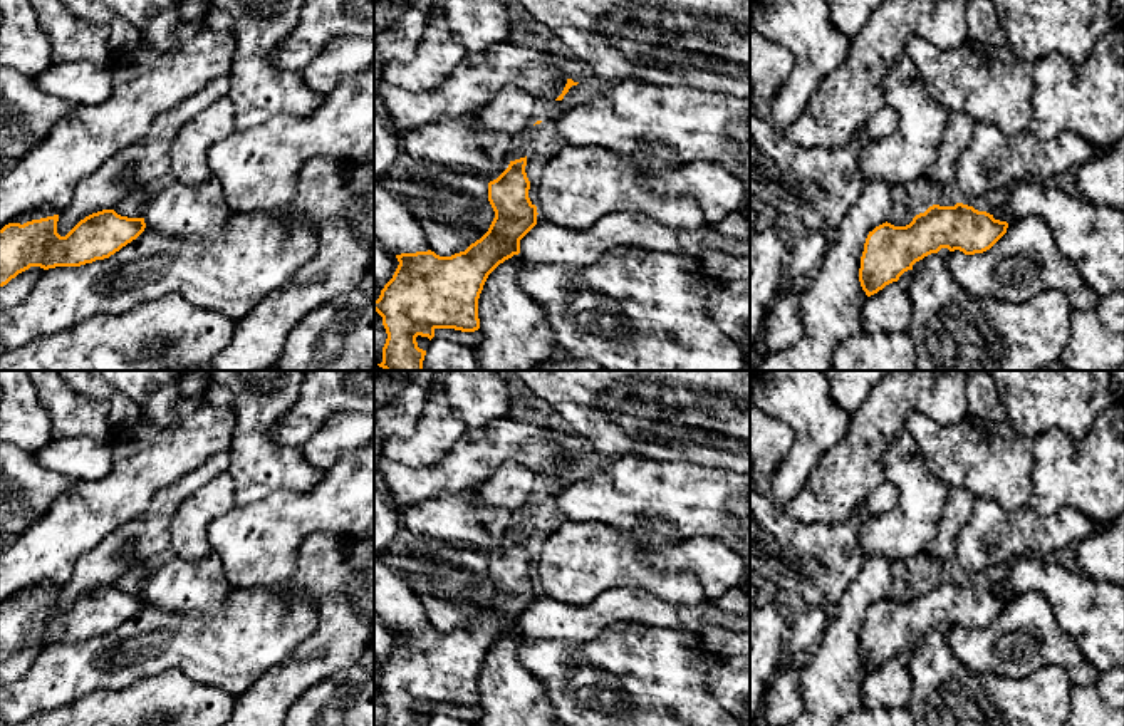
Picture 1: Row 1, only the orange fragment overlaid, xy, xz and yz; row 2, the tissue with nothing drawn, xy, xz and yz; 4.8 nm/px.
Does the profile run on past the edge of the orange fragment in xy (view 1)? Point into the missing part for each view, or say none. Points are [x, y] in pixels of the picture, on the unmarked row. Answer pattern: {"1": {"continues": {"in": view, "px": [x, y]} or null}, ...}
{"1": {"continues": null}}

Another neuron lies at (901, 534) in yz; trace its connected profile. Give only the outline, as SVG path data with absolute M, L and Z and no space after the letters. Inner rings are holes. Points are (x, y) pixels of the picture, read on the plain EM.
M904 429L898 434L882 458L886 481L898 491L896 506L867 523L859 537L862 558L874 555L889 562L906 560L916 563L924 555L926 543L934 538L950 486L944 485L926 464L914 439Z

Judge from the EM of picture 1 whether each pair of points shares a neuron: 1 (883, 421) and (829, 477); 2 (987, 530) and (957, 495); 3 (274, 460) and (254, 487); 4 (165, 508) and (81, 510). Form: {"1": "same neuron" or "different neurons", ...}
{"1": "same neuron", "2": "different neurons", "3": "same neuron", "4": "different neurons"}

